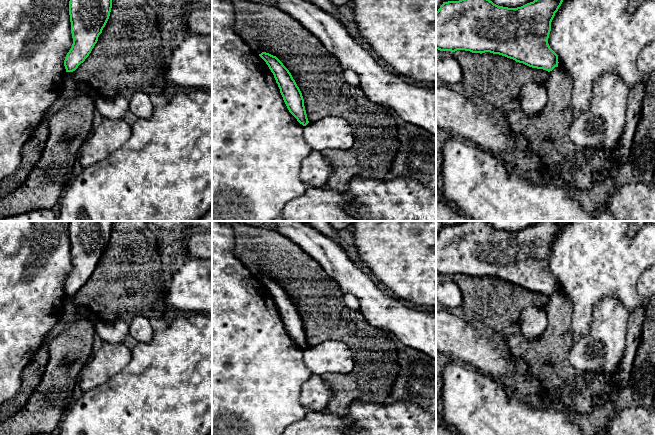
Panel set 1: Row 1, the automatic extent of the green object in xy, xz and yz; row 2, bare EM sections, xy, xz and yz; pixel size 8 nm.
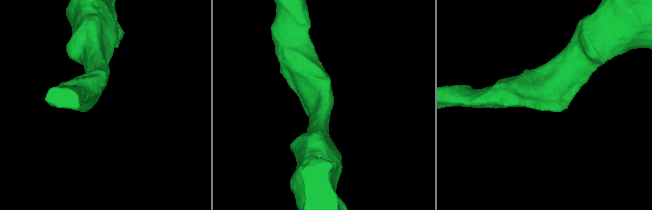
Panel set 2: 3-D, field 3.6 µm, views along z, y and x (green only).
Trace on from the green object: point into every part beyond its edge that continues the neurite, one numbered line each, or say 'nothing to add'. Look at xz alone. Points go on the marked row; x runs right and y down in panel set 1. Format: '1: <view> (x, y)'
nothing to add

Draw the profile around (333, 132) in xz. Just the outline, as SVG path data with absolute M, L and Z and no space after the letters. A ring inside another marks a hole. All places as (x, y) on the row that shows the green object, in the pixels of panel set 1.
M328 116L304 126L304 138L312 151L348 149L354 143L352 127L344 118Z

